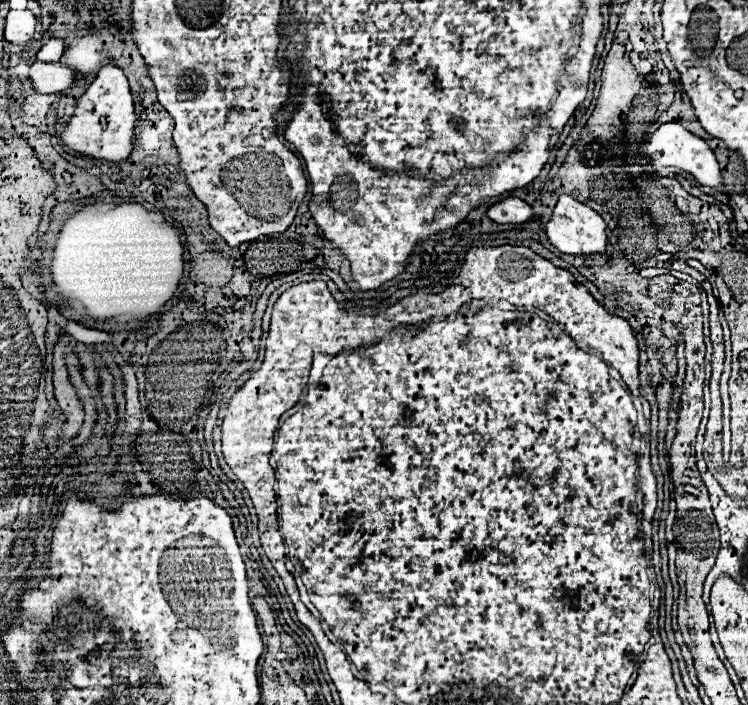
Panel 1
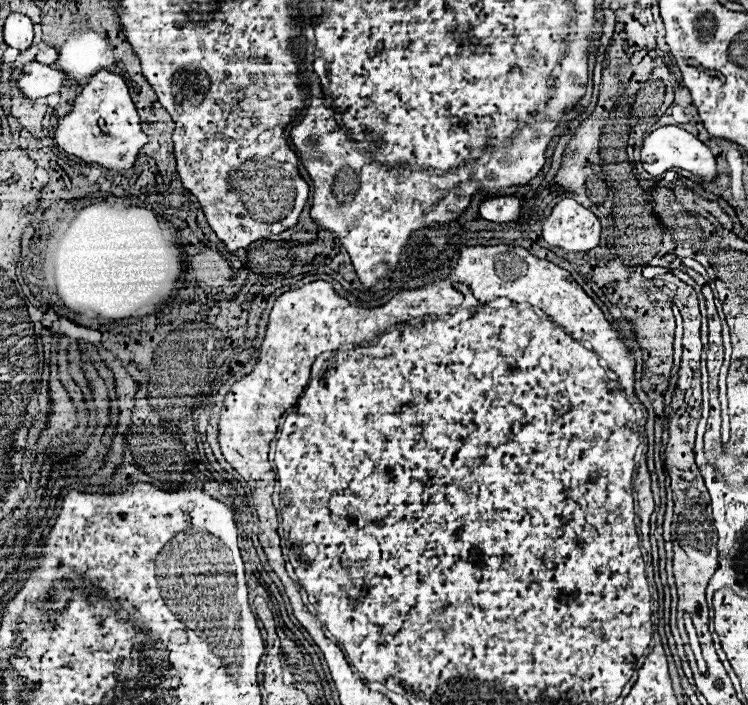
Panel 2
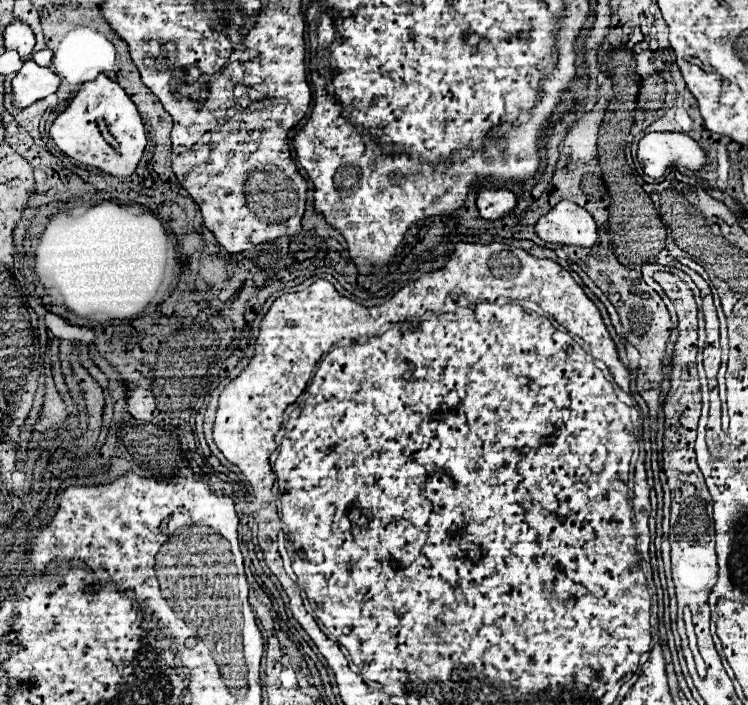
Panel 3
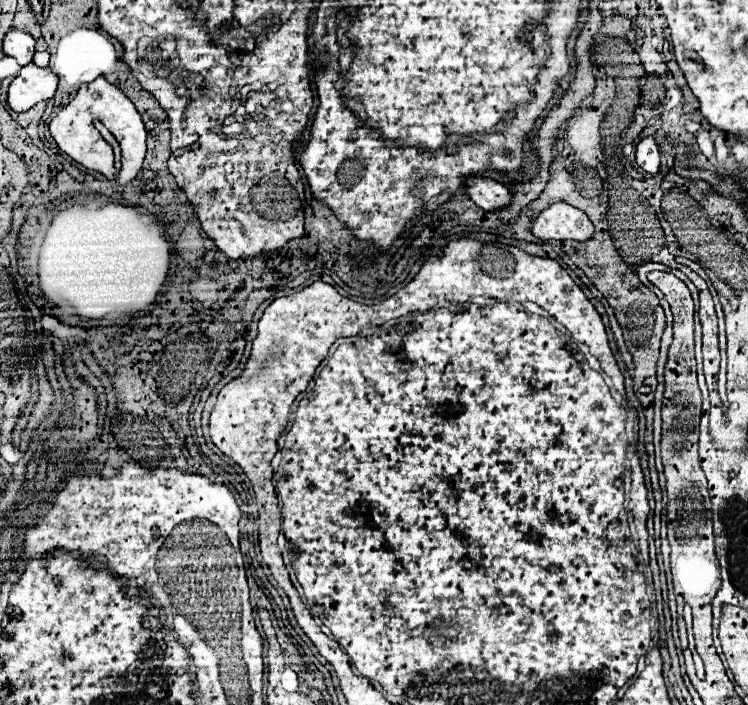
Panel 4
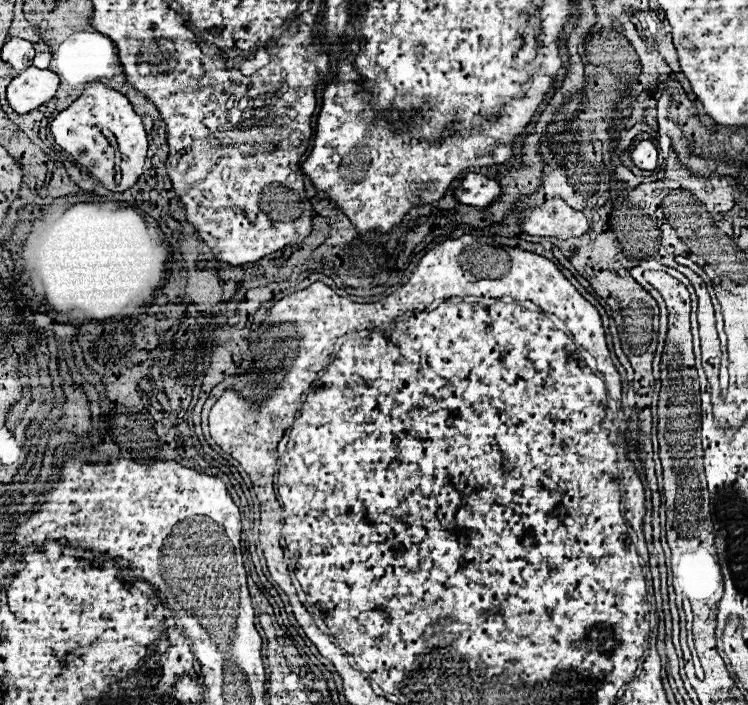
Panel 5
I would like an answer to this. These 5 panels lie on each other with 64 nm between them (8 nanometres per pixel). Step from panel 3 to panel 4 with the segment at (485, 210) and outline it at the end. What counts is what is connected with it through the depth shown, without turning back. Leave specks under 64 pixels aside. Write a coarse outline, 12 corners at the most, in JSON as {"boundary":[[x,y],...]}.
{"boundary":[[470,178],[466,194],[486,212],[504,210],[510,190],[488,178]]}

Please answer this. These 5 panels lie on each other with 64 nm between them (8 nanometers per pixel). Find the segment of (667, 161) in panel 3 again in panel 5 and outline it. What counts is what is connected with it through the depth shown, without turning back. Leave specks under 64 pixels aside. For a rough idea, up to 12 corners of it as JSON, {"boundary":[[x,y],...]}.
{"boundary":[[640,140],[632,150],[632,162],[648,172],[658,166],[656,146]]}

